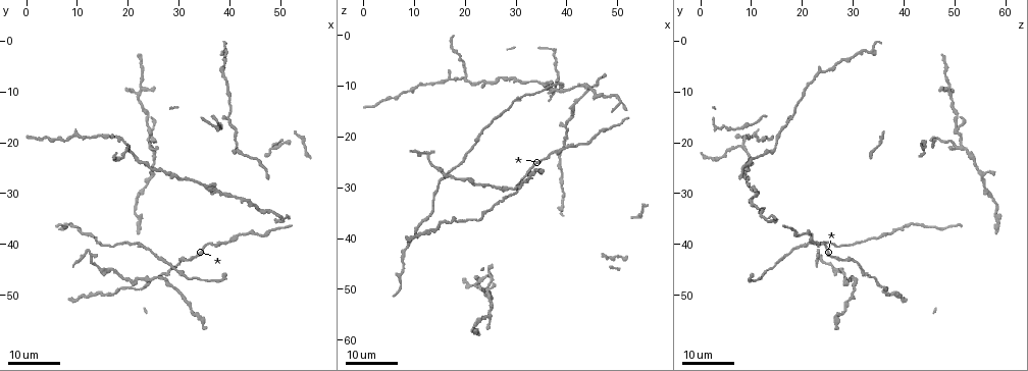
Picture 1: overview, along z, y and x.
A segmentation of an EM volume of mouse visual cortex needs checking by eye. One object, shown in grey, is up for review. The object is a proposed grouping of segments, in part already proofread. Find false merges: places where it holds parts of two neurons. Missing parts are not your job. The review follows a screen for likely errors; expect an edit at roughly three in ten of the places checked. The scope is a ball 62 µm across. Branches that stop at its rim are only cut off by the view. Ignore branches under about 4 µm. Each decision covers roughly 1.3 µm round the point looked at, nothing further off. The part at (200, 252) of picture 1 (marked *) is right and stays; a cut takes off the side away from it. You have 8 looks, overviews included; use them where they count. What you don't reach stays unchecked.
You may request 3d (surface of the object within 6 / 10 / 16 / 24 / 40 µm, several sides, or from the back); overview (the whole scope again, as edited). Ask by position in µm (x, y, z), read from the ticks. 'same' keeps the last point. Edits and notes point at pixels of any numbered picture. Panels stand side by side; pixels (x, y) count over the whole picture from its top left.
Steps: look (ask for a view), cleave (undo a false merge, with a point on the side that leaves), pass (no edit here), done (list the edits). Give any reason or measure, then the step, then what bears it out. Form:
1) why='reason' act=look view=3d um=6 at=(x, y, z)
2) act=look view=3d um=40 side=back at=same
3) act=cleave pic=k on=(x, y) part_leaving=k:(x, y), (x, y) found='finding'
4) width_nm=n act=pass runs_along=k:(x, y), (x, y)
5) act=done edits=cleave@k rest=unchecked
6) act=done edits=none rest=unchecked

why='thin arm on a thick one' act=look view=3d um=16 at=(41.0, 21.0, 14.5)

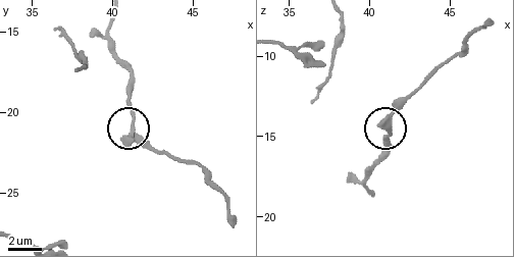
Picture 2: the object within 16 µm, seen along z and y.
act=look view=3d um=10 at=(41.1, 21.3, 14.5)

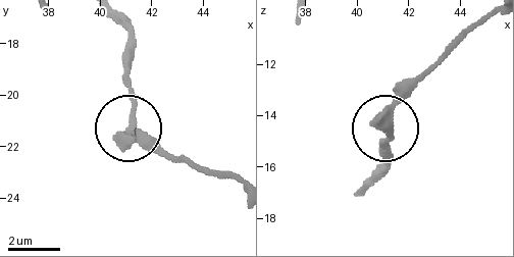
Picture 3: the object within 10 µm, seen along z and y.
width_nm=290 act=pass found='all the same neuron'

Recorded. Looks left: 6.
why='three arms meet' act=look view=3d um=24 at=(28.0, 46.0, 32.0)

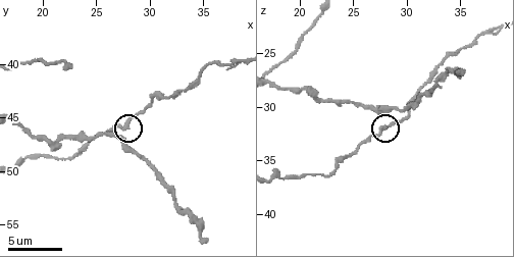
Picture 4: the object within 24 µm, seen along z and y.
act=look view=3d um=10 at=(27.6, 46.0, 32.0)

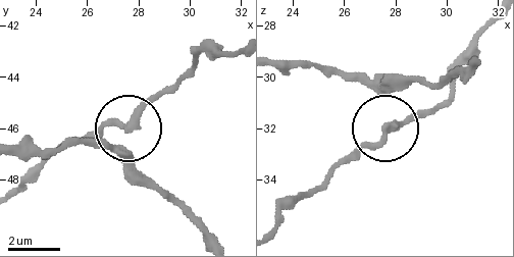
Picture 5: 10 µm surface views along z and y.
act=look view=3d um=10 side=back at=(27.7, 45.9, 31.9)

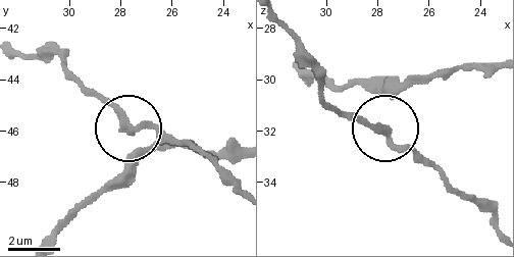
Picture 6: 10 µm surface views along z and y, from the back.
arms=3 act=pass runs_along=6:(277, 26), (324, 98), (416, 150), (447, 181) found='all the same neuron'

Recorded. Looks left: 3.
why='four-way junction' act=look view=3d um=16 at=(25.0, 21.0, 51.5)

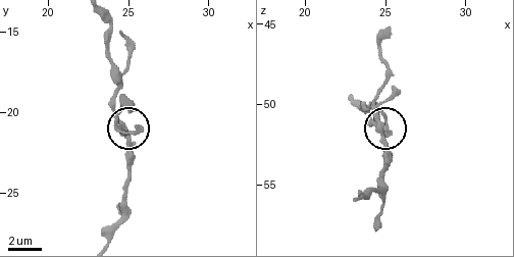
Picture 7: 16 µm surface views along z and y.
act=look view=3d um=6 at=same

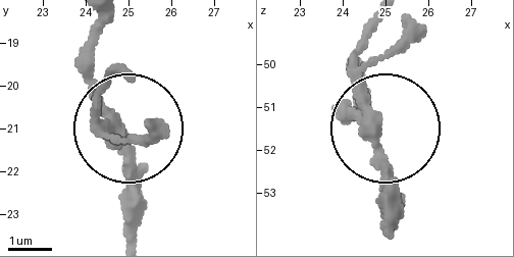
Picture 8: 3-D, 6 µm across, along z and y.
arms=4 act=pass found='all the same neuron'

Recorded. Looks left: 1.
act=done edits=none rest=unchecked

